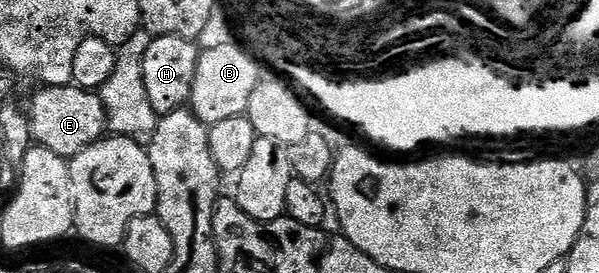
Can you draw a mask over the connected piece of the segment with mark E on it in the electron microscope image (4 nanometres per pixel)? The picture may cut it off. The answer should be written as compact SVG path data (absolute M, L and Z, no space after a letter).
M42 86L39 89L39 92L30 100L28 117L33 139L41 147L61 156L73 158L84 151L88 145L103 139L108 125L104 102L97 91L73 86L61 88Z

